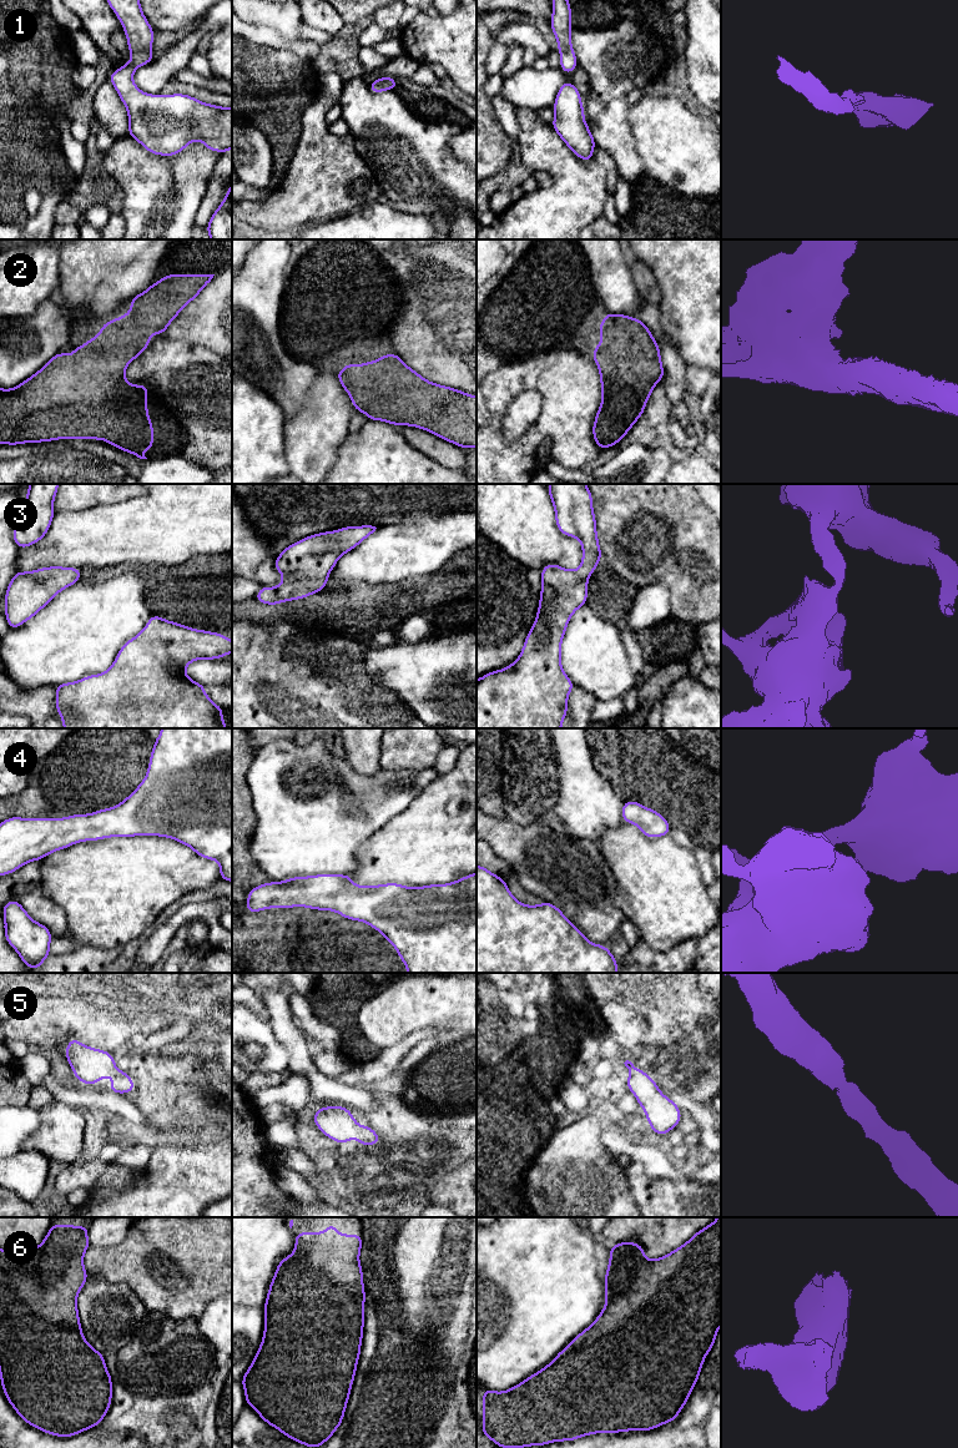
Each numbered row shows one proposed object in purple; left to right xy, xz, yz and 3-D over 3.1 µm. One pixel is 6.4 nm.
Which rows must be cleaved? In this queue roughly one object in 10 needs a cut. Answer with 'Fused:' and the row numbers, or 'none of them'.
Fused: none of them

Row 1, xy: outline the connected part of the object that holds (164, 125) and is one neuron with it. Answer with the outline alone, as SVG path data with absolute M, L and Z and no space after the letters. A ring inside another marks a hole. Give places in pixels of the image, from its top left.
M106 0L120 20L126 34L131 60L110 74L112 86L116 89L128 115L128 135L140 142L150 153L160 156L176 156L191 141L202 141L210 151L221 155L232 148L232 106L220 107L205 104L185 94L150 95L142 92L133 82L133 72L142 65L153 60L152 42L155 30L145 17L140 0Z

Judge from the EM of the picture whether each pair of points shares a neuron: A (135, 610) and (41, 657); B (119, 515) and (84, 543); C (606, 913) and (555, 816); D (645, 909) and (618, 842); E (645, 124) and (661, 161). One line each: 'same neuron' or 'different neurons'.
A: same neuron
B: same neuron
C: different neurons
D: same neuron
E: same neuron

